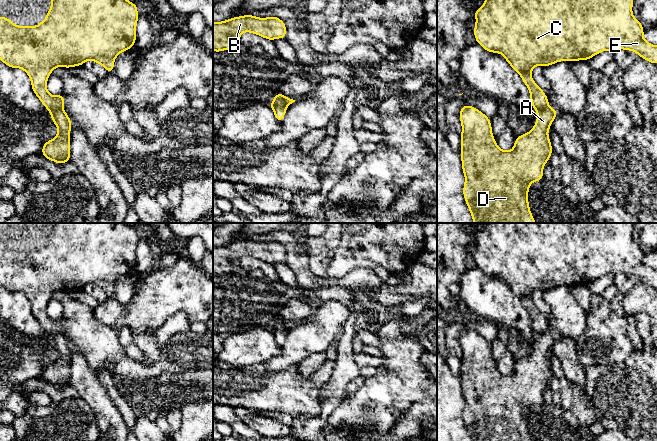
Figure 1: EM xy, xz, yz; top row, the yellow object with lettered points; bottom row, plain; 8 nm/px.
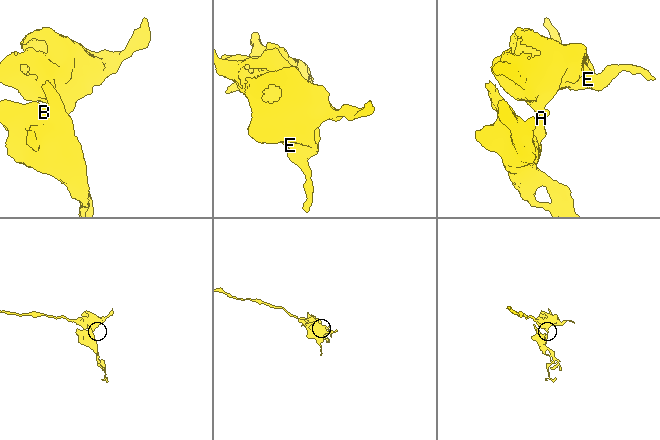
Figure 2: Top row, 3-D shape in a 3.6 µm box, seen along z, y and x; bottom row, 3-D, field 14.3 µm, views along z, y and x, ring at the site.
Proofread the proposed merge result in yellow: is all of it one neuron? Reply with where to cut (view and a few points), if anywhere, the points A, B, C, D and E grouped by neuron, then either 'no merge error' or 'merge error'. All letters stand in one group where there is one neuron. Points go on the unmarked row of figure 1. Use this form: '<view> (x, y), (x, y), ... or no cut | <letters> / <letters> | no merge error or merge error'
xy (62, 332), (53, 332), (50, 335) | A B D / C E | merge error

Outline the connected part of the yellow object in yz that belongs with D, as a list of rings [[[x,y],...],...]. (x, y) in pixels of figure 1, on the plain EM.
[[[463,329],[461,332],[461,385],[465,400],[463,420],[472,441],[533,441],[528,415],[533,405],[543,403],[543,390],[553,377],[548,354],[558,337],[548,330],[537,339],[533,353],[516,361],[511,375],[503,375],[495,366],[490,343],[476,331]]]

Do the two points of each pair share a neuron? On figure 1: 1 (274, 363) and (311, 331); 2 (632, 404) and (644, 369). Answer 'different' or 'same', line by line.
1: same
2: same

